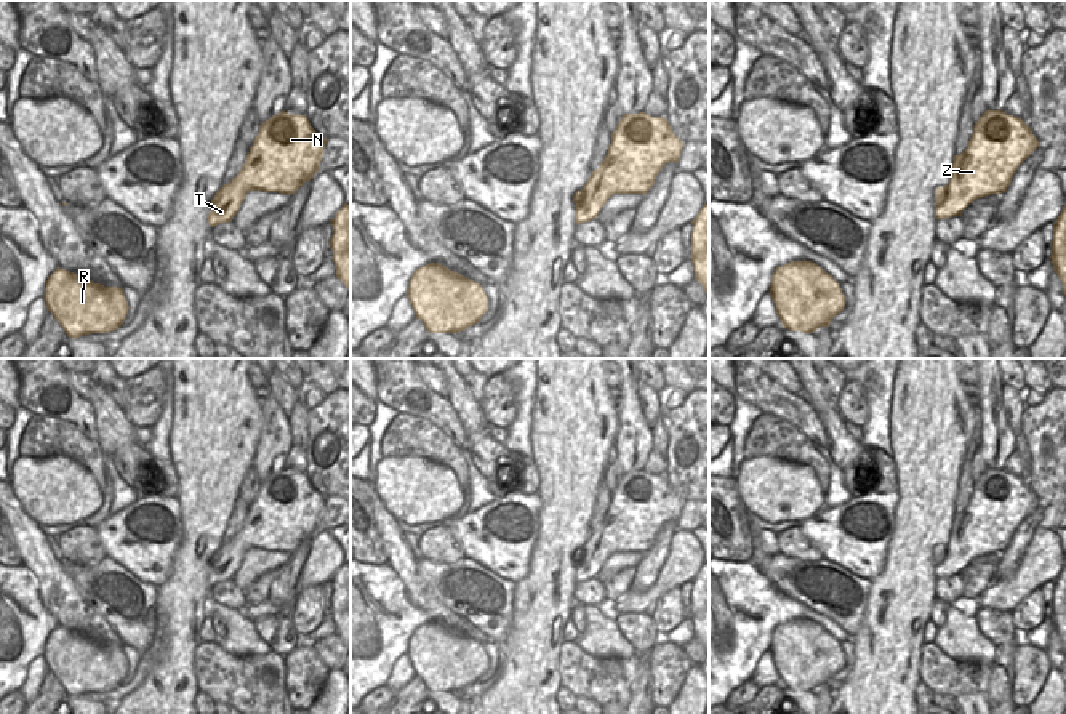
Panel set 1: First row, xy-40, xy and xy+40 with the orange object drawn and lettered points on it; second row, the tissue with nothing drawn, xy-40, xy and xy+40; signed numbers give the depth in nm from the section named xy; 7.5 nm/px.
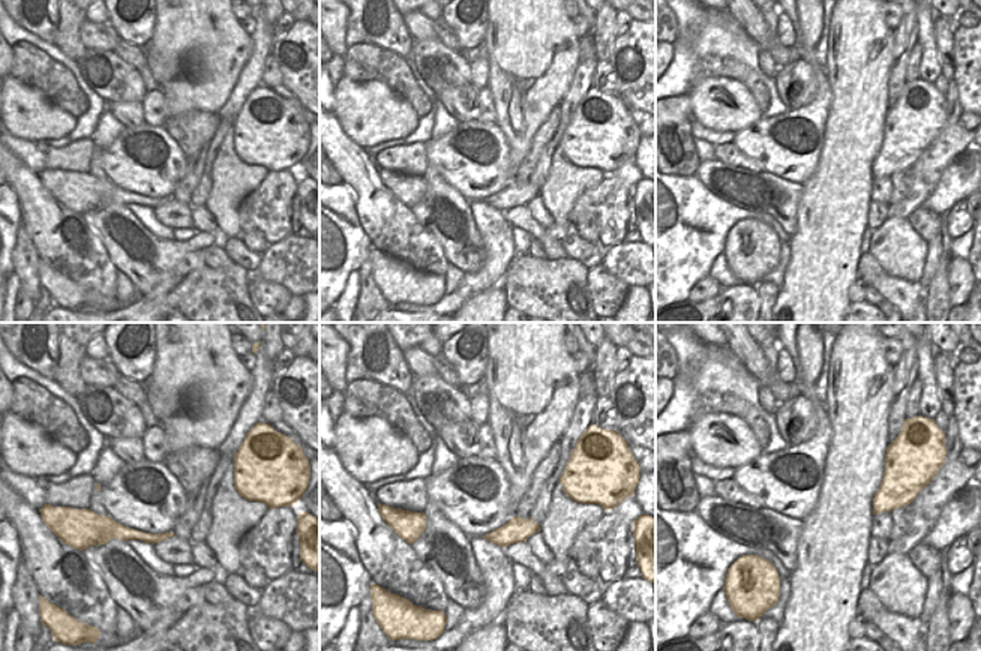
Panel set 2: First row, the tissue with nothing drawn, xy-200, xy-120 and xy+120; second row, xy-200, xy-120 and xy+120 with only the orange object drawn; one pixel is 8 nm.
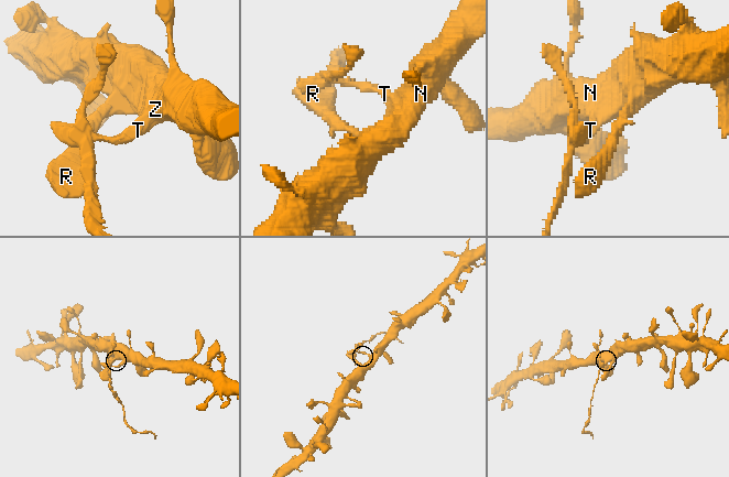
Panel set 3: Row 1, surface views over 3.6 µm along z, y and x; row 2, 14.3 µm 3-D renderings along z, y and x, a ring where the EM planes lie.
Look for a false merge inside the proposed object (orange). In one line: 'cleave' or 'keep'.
cleave

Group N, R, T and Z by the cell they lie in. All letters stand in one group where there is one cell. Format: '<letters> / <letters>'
N R Z / T

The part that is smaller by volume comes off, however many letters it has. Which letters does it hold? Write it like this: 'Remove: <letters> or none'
Remove: T

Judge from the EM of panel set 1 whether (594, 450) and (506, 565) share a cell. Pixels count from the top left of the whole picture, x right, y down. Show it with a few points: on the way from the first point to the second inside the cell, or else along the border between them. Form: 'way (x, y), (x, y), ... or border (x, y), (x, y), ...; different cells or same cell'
border (538, 493), (540, 527), (528, 559); different cells

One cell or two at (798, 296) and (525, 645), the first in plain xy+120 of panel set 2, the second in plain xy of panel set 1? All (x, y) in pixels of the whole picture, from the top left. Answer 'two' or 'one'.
one

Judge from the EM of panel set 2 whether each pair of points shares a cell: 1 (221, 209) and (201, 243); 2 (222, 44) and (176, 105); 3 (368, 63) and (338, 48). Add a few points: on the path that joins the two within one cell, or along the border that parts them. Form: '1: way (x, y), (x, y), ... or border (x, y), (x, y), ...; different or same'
1: border (218, 228), (225, 239); different
2: way (222, 60), (192, 93); same
3: border (348, 47), (342, 56); different

